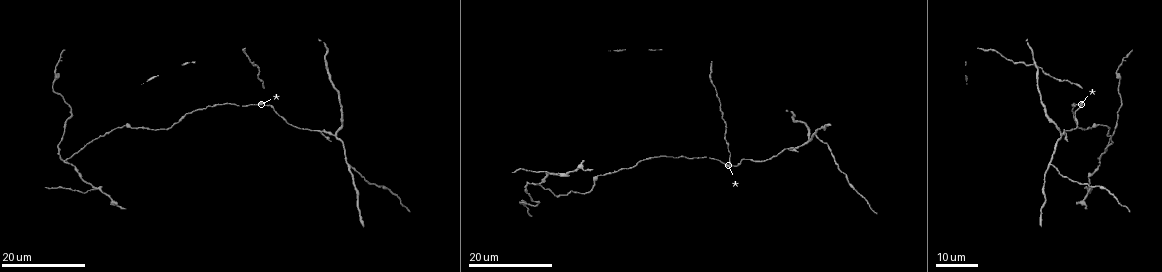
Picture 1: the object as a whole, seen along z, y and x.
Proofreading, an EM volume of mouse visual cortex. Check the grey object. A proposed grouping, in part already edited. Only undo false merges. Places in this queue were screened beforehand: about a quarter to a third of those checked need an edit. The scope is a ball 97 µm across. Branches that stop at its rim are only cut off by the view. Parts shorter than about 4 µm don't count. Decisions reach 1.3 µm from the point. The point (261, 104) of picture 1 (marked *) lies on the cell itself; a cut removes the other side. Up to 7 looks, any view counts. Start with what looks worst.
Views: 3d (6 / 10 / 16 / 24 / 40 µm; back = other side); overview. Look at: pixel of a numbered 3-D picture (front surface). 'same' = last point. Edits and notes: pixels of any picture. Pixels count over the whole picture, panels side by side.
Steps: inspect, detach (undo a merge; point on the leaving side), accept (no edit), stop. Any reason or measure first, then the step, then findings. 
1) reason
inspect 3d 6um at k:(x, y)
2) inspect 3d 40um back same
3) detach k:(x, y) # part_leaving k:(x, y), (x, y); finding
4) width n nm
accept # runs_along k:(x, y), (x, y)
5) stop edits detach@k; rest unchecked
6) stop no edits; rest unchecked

side arm on a straight run
inspect 3d 24um at 1:(62, 160)

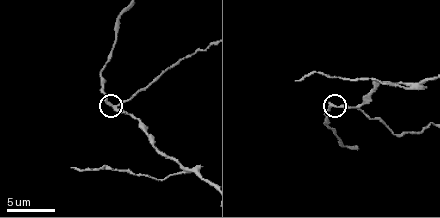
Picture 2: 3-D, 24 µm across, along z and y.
closer look
inspect 3d 10um at 2:(114, 108)

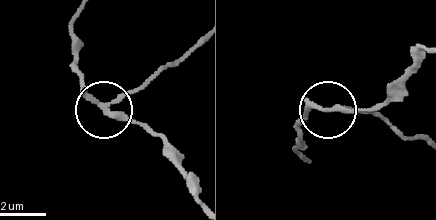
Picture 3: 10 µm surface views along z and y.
detach 3:(80, 80) # part_leaving 3:(100, 105), (85, 84), (73, 27), (77, 15); two cells meet here

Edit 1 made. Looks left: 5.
redraw
inspect overview

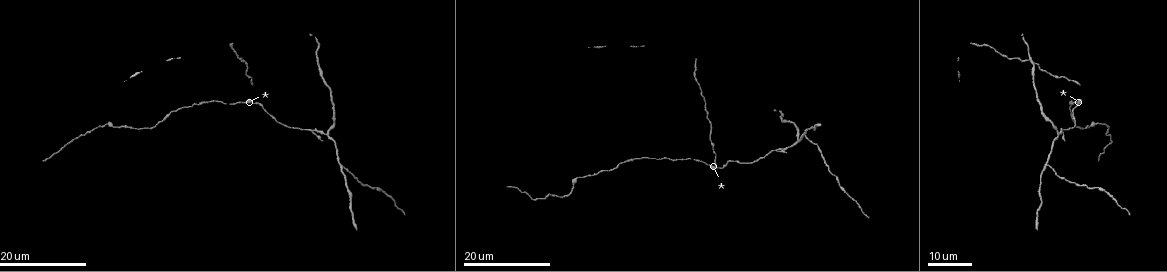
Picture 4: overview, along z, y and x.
three arms meet
inspect 3d 16um at 4:(339, 166)

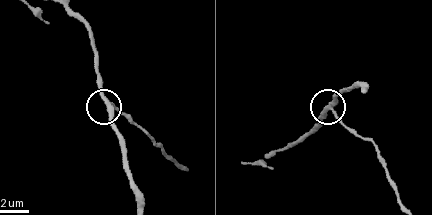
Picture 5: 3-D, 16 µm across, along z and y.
inspect 3d 10um same

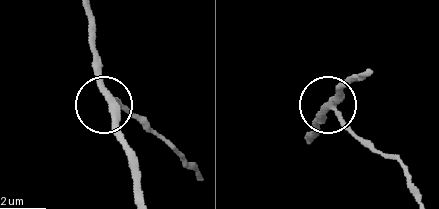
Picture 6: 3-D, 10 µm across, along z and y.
arms 3
accept # runs_along 6:(84, 9), (113, 124), (122, 139); one cell here

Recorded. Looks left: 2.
two arms in line, one across
inspect 3d 16um at 4:(329, 133)

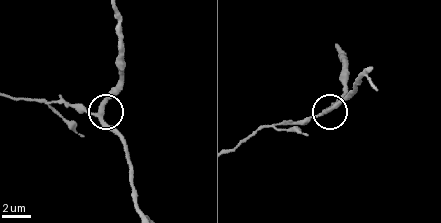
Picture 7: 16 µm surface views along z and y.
inspect 3d 6um at 7:(100, 115)

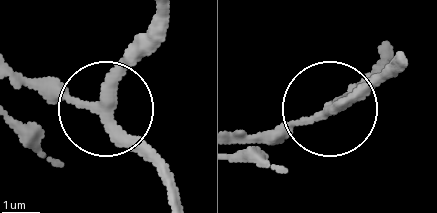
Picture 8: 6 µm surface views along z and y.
accept # runs_along 8:(13, 76), (51, 76), (99, 105), (153, 41); continuous, no second cell

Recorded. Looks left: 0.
stop edits detach@3; rest unchecked

